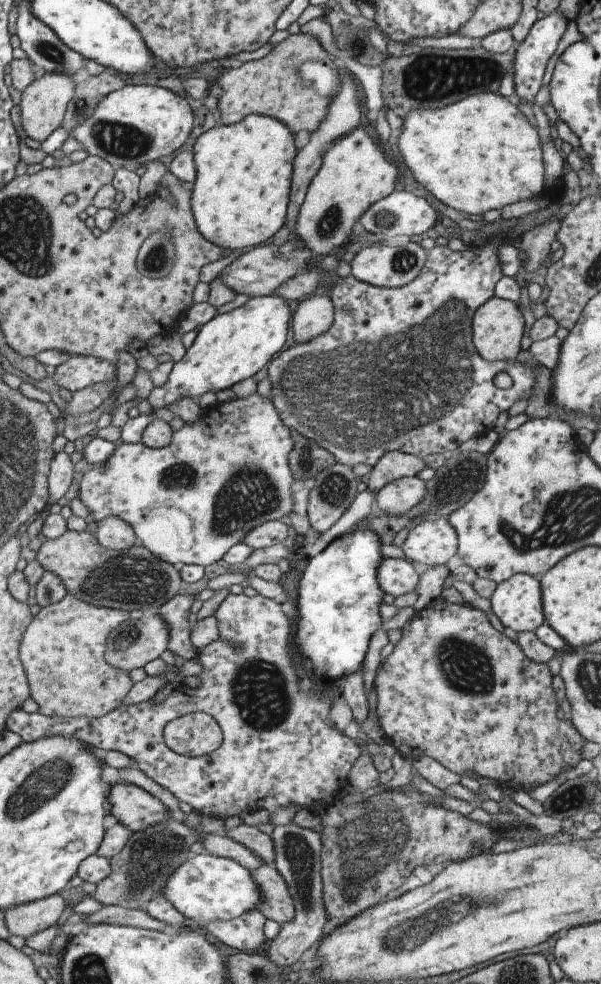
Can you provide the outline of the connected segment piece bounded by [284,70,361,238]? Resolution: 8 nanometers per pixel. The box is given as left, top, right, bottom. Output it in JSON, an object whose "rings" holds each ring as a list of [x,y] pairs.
{"rings":[[[340,70],[339,90],[337,90],[337,94],[331,98],[331,102],[327,106],[327,112],[325,112],[323,120],[315,128],[315,132],[310,133],[307,144],[301,150],[296,151],[296,155],[292,160],[291,190],[289,190],[289,202],[287,202],[284,223],[288,228],[289,236],[295,236],[297,238],[297,234],[293,232],[293,226],[295,226],[295,220],[297,220],[297,211],[303,202],[303,197],[311,178],[313,178],[313,175],[319,170],[319,166],[321,166],[323,153],[329,148],[332,141],[341,138],[341,136],[345,136],[347,132],[351,132],[357,126],[359,118],[361,118],[361,107],[357,105],[355,86],[353,86],[349,74],[345,70]]]}

